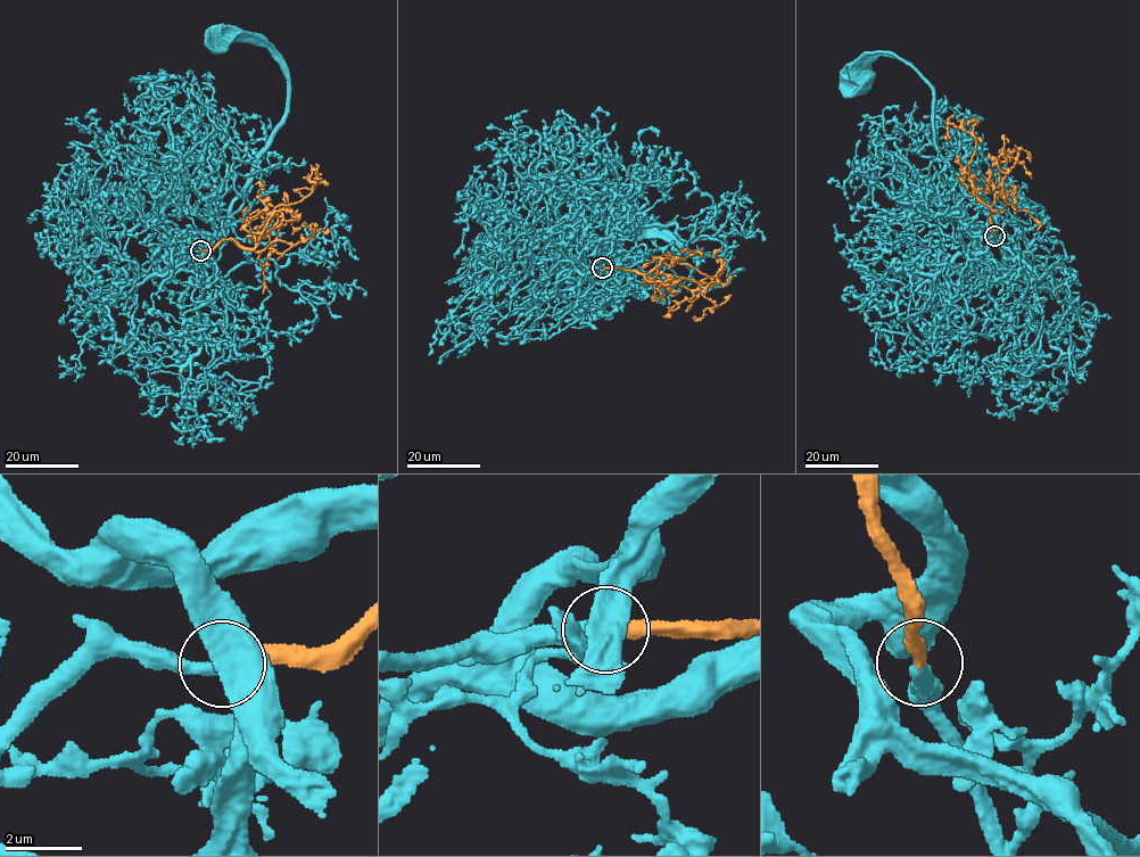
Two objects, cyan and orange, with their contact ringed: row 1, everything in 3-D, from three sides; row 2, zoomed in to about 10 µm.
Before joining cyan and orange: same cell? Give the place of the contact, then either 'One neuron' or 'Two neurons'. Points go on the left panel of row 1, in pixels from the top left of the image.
Place: (200, 250). One neuron

